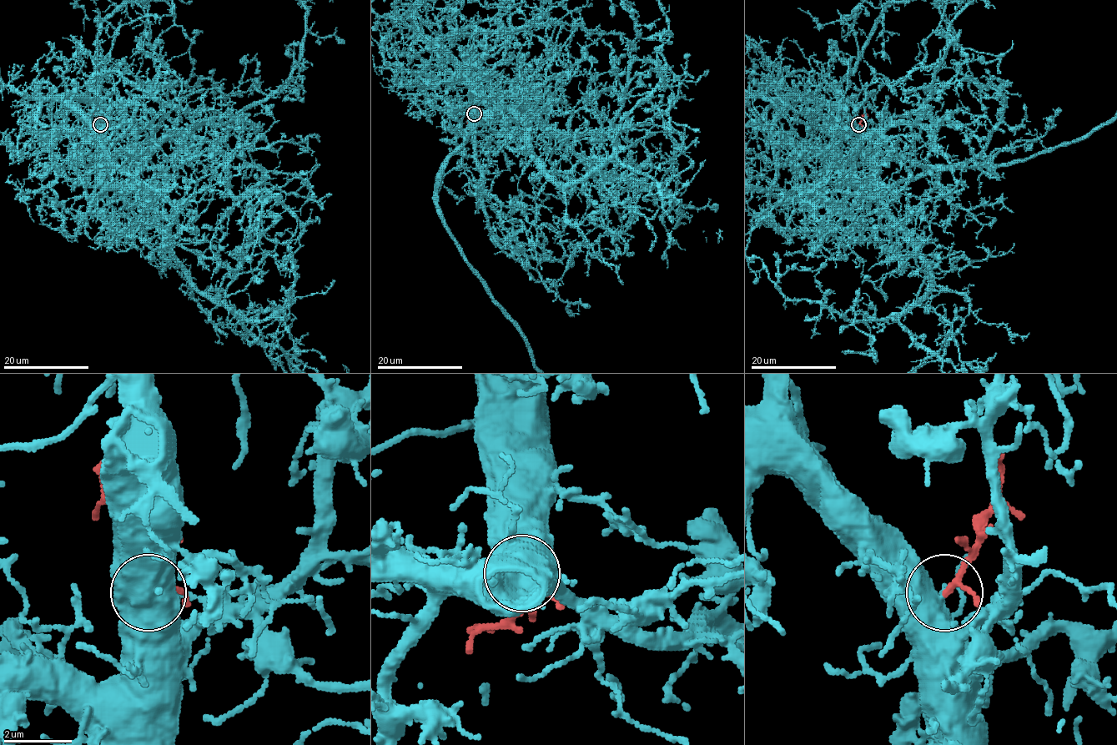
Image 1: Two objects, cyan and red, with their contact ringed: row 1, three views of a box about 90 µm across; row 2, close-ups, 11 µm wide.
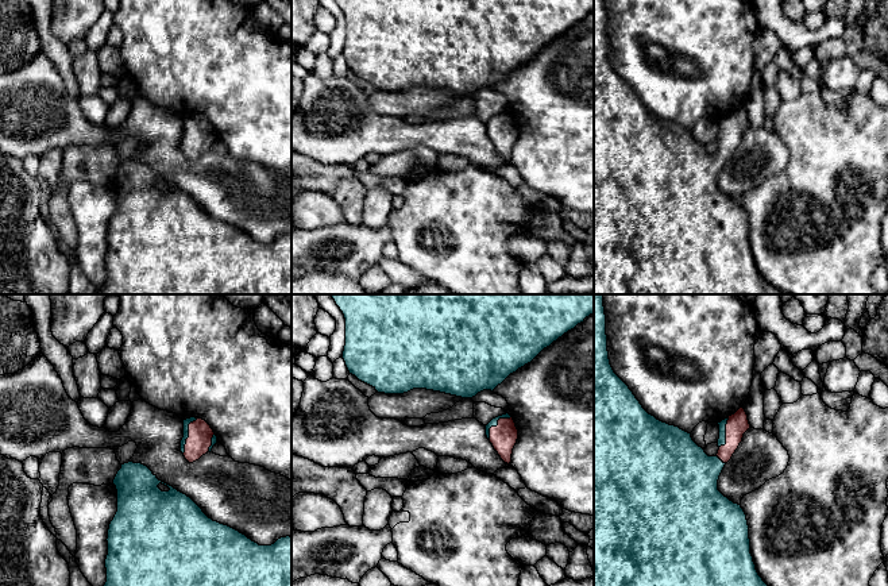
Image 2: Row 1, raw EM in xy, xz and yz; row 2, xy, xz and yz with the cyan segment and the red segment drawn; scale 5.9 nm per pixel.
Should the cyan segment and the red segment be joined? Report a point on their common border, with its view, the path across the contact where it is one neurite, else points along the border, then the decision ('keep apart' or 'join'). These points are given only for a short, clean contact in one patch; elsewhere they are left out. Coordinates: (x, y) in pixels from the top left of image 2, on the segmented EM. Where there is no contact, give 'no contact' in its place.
contact xy (188, 435); way xy (186, 421), (188, 435), (200, 434); join

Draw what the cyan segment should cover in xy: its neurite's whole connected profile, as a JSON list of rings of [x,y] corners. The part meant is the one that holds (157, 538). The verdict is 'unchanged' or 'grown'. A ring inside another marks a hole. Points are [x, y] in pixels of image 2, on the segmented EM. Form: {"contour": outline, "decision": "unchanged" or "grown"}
{"contour": [[[121,464],[113,485],[117,512],[108,529],[107,582],[104,586],[292,586],[292,537],[259,545],[239,531],[213,521],[186,494],[159,481],[142,464]]], "decision": "unchanged"}

